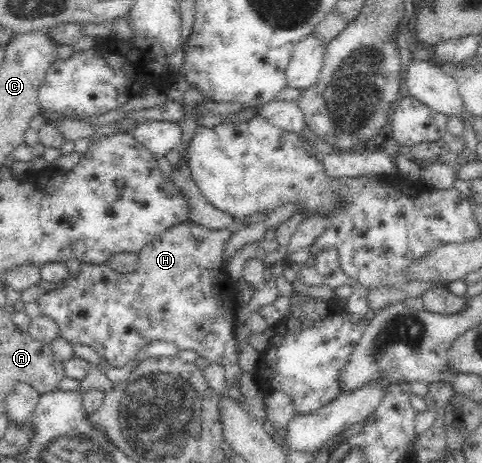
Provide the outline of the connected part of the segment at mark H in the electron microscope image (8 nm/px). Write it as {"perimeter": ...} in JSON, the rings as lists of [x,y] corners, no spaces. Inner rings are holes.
{"perimeter":[[[193,222],[177,224],[157,236],[138,253],[138,267],[135,272],[122,275],[107,264],[82,264],[77,277],[67,278],[59,284],[59,290],[45,292],[37,302],[43,314],[57,322],[59,336],[71,345],[91,346],[102,358],[105,366],[123,368],[147,344],[166,340],[175,343],[179,350],[195,350],[209,363],[216,362],[225,367],[228,386],[237,385],[243,370],[237,364],[233,335],[237,332],[236,314],[239,309],[234,281],[226,272],[223,258],[225,242],[232,232],[229,229],[213,230]]]}

